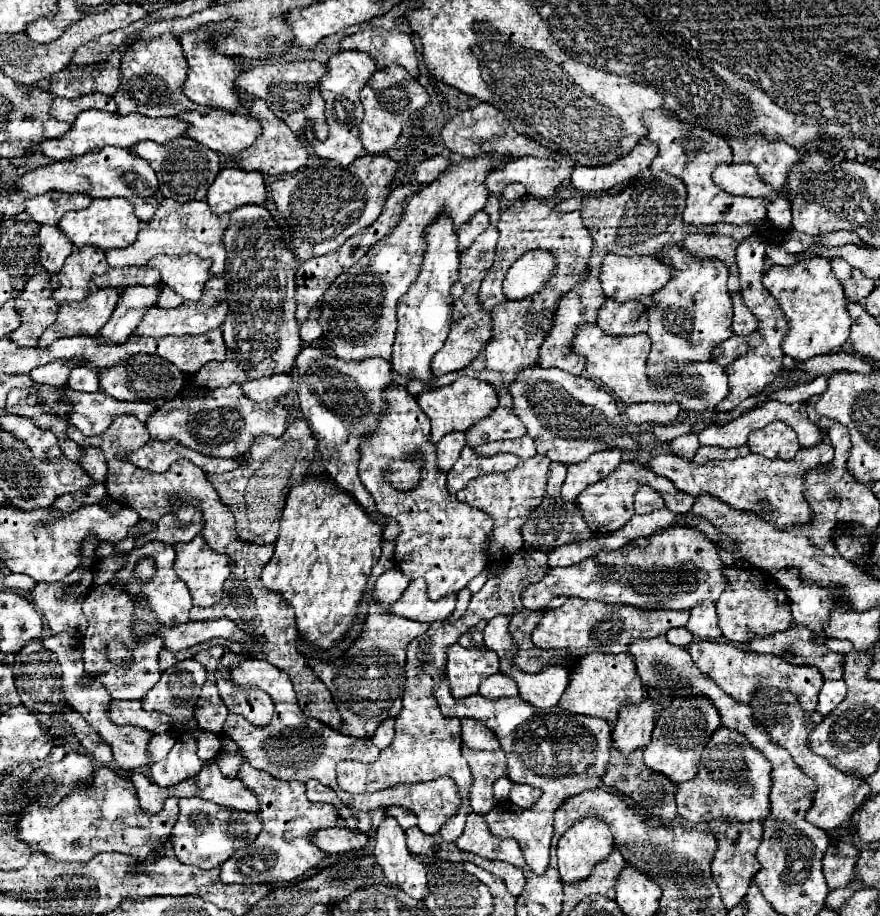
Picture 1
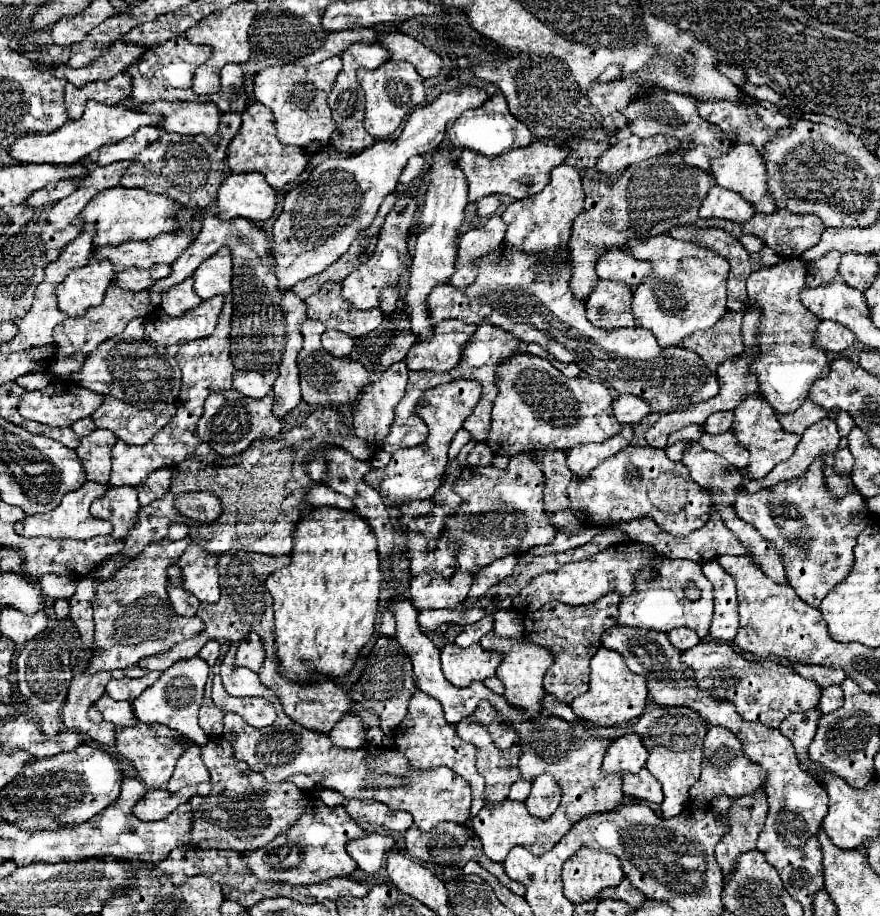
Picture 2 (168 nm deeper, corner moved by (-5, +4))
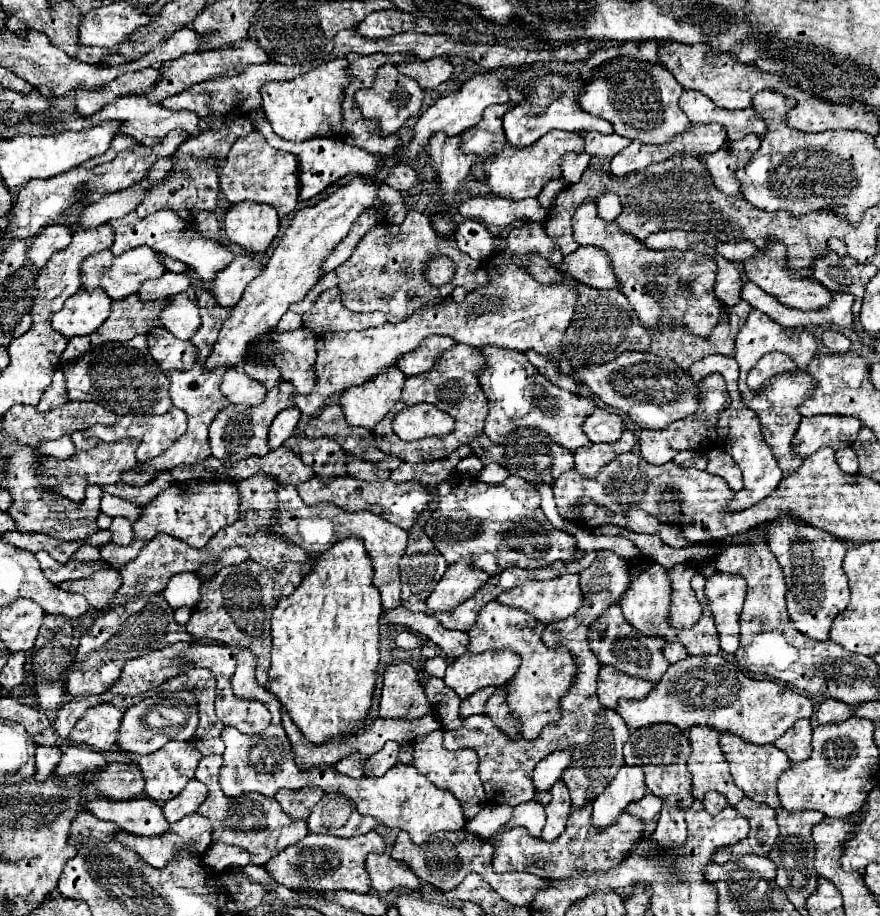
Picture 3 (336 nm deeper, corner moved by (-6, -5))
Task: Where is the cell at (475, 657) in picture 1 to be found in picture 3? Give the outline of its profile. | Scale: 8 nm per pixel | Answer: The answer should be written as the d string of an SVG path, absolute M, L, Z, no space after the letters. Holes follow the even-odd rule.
M470 652L458 656L454 664L448 664L444 682L460 698L468 698L486 686L504 686L518 670L520 658L514 652L482 652L470 656Z

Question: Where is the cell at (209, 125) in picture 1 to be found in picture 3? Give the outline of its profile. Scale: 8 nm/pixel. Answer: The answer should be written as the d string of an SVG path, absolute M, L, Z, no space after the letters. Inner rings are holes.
M122 96L118 100L114 100L112 104L104 106L96 116L92 118L82 118L78 114L72 114L68 118L54 118L54 128L56 130L82 130L86 126L96 126L104 120L122 120L126 122L126 126L122 126L122 132L128 134L128 136L134 136L134 140L138 140L140 144L144 146L154 146L154 144L160 144L168 132L172 130L182 130L186 132L188 136L198 136L200 134L200 128L198 128L198 114L196 112L190 112L190 110L168 110L160 104L150 104L146 100L146 96Z

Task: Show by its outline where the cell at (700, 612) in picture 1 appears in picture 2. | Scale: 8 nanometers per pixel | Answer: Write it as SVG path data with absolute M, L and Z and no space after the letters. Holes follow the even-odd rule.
M717 561L705 563L703 575L709 581L713 581L713 589L715 589L715 615L713 615L709 635L715 641L731 643L737 635L737 629L739 629L735 579L727 571L723 571Z

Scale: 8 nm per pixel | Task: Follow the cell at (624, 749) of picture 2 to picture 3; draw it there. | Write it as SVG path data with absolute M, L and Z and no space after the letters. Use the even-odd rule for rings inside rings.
M622 764L614 780L606 786L606 792L596 798L594 810L592 810L592 824L596 828L610 826L616 816L626 810L626 806L646 794L644 784L644 772L638 766Z

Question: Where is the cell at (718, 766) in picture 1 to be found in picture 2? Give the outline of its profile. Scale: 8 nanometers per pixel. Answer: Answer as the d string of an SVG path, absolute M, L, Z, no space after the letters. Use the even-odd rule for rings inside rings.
M709 727L707 735L705 735L705 745L703 745L703 759L701 759L701 777L699 781L691 787L689 795L693 803L701 803L707 805L711 803L713 797L717 795L749 795L753 791L757 791L765 781L765 775L761 775L761 767L757 767L755 763L749 763L749 759L745 759L745 755L741 755L741 741L725 731L723 727Z

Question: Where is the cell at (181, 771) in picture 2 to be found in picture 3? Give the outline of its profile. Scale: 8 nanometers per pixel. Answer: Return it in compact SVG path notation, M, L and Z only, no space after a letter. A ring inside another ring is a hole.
M192 778L186 788L174 796L174 800L168 800L164 804L164 814L166 814L166 820L168 822L176 822L180 820L182 816L198 810L198 806L204 802L204 798L208 796L206 792L206 784L202 784L200 780Z

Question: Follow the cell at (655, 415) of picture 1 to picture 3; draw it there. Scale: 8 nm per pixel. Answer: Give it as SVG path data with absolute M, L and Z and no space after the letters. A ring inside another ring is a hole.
M598 408L584 422L586 436L590 436L590 440L596 444L598 442L616 442L624 430L626 430L626 426L624 426L622 416L616 414L614 410L606 410L606 408Z

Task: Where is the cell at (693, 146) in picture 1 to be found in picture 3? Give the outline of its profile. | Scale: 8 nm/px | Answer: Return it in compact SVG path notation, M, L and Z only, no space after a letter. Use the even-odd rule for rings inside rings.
M622 56L592 72L578 102L586 112L612 122L614 132L628 140L638 140L640 144L668 144L690 126L682 108L678 108L678 96L682 92L684 88L664 66Z

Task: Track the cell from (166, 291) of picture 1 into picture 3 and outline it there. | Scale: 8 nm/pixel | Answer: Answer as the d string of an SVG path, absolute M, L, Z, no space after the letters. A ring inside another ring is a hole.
M194 286L186 292L178 292L166 298L166 306L160 314L162 326L172 332L180 340L190 340L196 330L200 328L200 314L198 314L198 298Z

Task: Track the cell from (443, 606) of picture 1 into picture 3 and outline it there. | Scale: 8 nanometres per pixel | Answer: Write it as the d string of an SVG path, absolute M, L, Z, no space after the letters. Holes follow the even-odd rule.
M460 560L448 566L442 580L436 584L432 594L426 598L426 606L432 612L450 612L478 592L490 578L486 572L470 566L470 560Z

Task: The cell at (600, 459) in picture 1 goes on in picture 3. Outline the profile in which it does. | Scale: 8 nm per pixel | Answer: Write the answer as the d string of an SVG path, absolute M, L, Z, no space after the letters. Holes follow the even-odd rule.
M624 430L622 438L610 444L590 444L580 448L578 452L574 452L576 458L576 470L584 476L584 478L594 478L598 476L600 468L606 466L608 462L612 462L616 456L620 456L622 452L630 452L636 444L636 436L632 430Z

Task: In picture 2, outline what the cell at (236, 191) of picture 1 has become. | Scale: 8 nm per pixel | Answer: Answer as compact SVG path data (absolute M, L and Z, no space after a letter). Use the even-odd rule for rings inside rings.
M257 173L229 175L217 193L219 217L223 221L243 217L251 223L267 221L277 207L277 193Z

